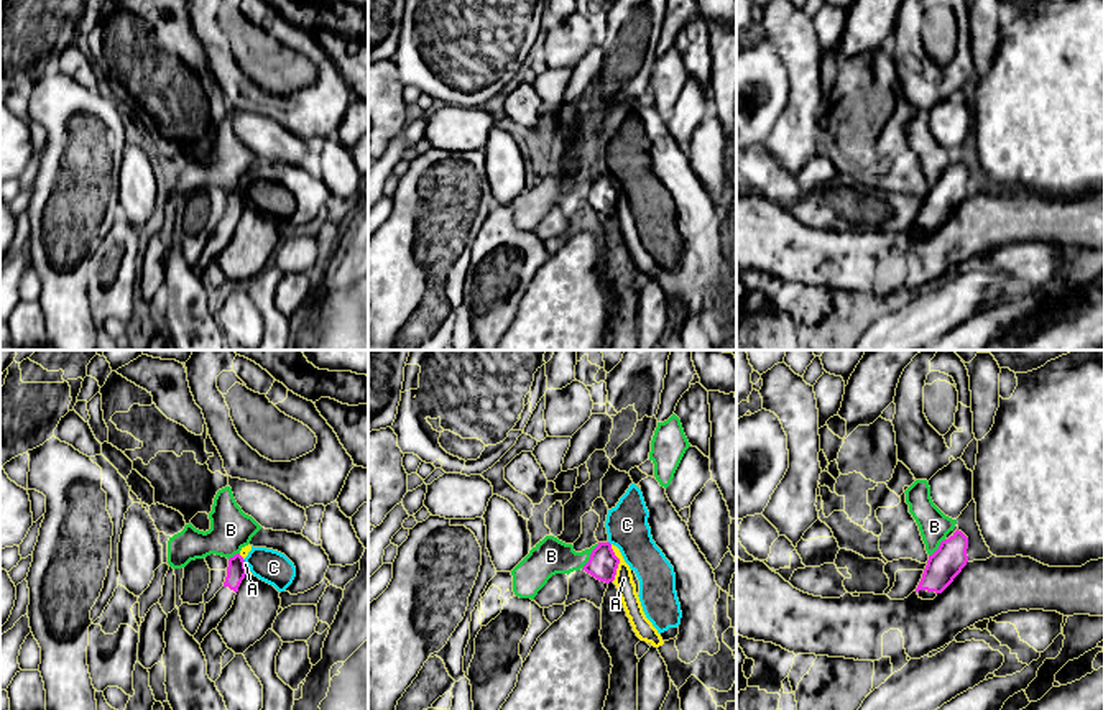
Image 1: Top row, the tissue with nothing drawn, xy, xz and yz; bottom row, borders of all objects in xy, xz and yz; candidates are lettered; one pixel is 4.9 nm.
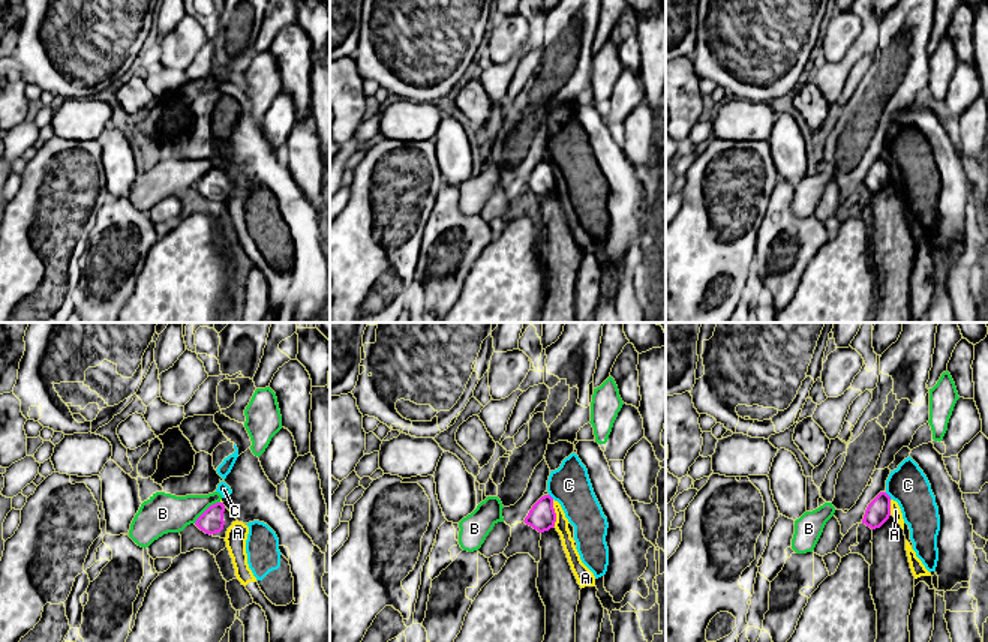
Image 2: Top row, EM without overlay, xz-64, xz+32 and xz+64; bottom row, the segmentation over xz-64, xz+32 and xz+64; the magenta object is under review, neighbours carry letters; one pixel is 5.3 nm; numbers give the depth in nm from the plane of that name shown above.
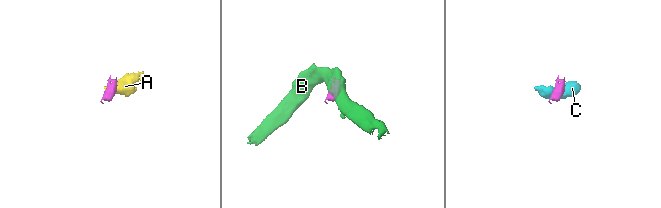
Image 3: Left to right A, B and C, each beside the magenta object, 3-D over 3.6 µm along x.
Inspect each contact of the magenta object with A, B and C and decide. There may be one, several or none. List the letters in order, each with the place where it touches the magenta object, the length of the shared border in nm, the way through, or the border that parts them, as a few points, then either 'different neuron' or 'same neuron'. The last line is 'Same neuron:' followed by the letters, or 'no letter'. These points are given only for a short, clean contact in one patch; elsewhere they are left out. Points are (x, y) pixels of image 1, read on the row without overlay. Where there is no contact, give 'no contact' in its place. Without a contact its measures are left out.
A: xz (618, 194) | 180 nm | along xz (610, 176), (618, 191), (613, 212) | different neuron
B: xz (590, 189) | 150 nm | along xz (599, 176), (582, 201) | different neuron
C: xy (244, 193) | 30 nm | along xy (242, 191), (245, 194) | different neuron
Same neuron: no letter

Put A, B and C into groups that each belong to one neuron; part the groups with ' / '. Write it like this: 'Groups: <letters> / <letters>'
Groups: A C / B

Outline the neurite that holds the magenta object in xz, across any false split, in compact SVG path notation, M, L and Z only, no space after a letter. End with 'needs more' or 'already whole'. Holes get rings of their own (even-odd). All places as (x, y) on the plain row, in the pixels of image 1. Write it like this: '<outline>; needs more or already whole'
M598 174L582 202L585 202L600 214L610 215L615 212L618 196L620 191L615 187L611 176Z; already whole

